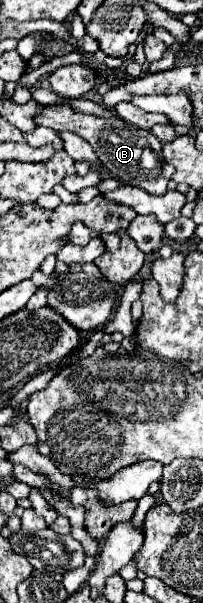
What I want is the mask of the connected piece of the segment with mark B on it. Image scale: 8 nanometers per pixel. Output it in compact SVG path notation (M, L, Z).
M47 105L37 115L37 125L55 129L59 133L71 131L83 137L99 161L105 165L107 175L117 179L121 185L141 187L153 195L161 195L167 191L167 183L173 175L173 167L165 161L161 153L161 141L147 129L139 129L135 125L123 125L121 119L101 119L87 113L75 113L69 105Z

